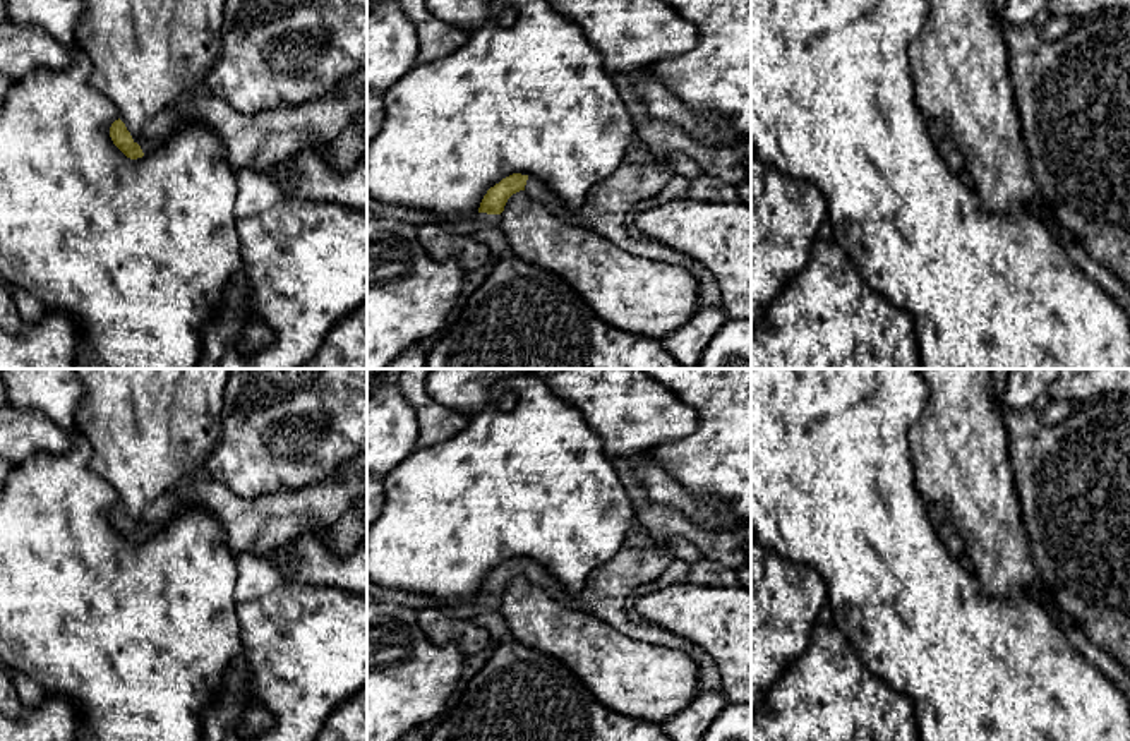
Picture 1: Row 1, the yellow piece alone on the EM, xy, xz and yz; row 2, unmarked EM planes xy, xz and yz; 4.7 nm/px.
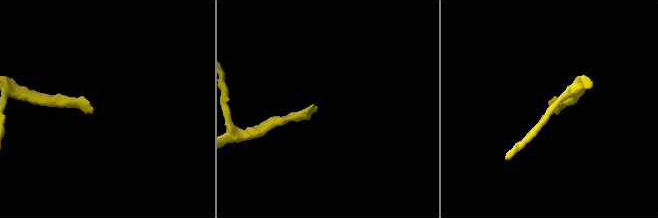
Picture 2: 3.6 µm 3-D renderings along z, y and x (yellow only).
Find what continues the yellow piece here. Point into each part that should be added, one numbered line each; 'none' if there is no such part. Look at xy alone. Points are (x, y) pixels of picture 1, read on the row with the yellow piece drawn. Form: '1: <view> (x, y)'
1: xy (263, 139)

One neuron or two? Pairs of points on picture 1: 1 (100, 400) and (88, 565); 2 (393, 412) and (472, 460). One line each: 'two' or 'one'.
1: two
2: two

